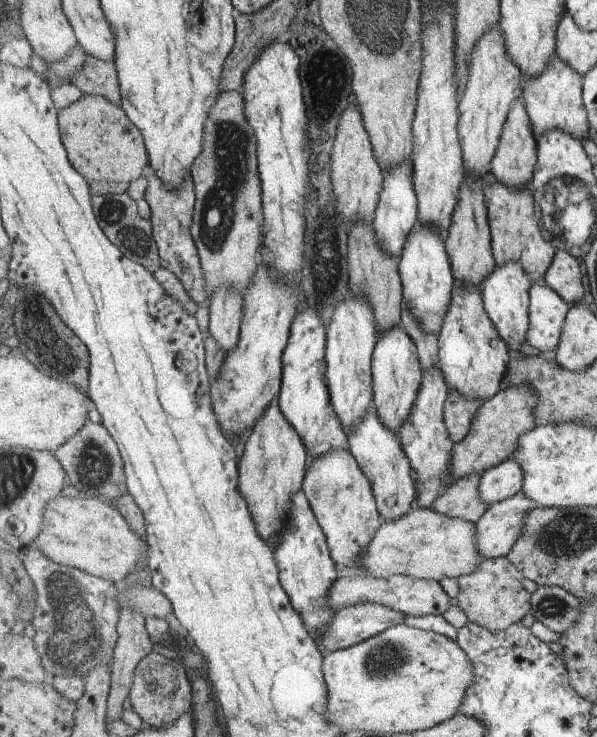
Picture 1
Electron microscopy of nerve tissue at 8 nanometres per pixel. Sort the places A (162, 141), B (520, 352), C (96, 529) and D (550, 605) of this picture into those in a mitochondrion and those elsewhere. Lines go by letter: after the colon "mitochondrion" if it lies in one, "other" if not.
A: other
B: other
C: other
D: mitochondrion

